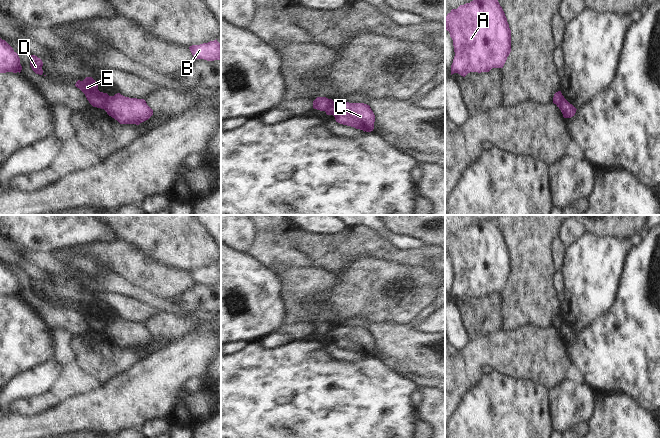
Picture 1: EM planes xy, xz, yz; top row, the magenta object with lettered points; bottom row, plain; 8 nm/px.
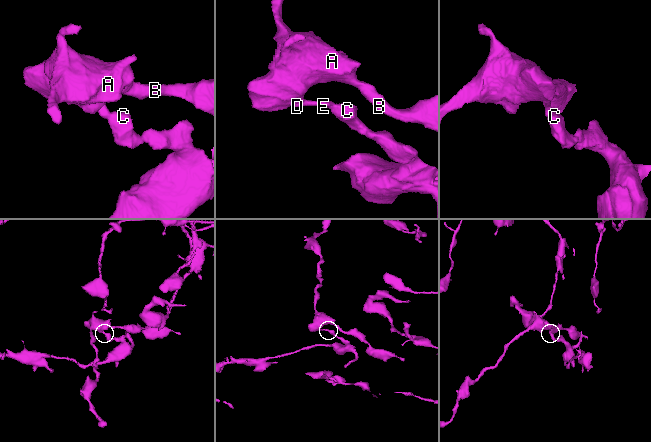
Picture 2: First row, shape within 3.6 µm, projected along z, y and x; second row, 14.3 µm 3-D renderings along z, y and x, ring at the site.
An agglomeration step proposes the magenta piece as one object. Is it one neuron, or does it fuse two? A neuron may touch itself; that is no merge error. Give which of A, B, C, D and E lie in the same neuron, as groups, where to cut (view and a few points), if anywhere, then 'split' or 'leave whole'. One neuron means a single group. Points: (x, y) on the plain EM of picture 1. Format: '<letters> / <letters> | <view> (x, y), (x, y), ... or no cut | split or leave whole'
A B D E / C | xy (109, 320), (102, 332) | split

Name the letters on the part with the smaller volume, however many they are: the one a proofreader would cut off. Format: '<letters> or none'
C

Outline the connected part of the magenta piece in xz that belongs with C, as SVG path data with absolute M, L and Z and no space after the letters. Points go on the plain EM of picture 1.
M336 326L326 335L327 339L333 339L336 346L363 354L364 356L371 356L374 353L375 339L370 330L364 327L349 327Z

